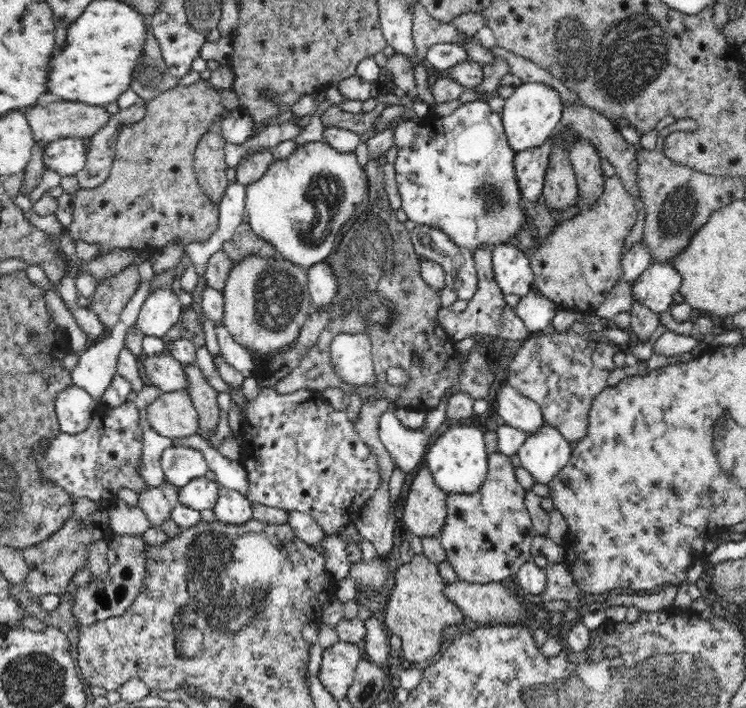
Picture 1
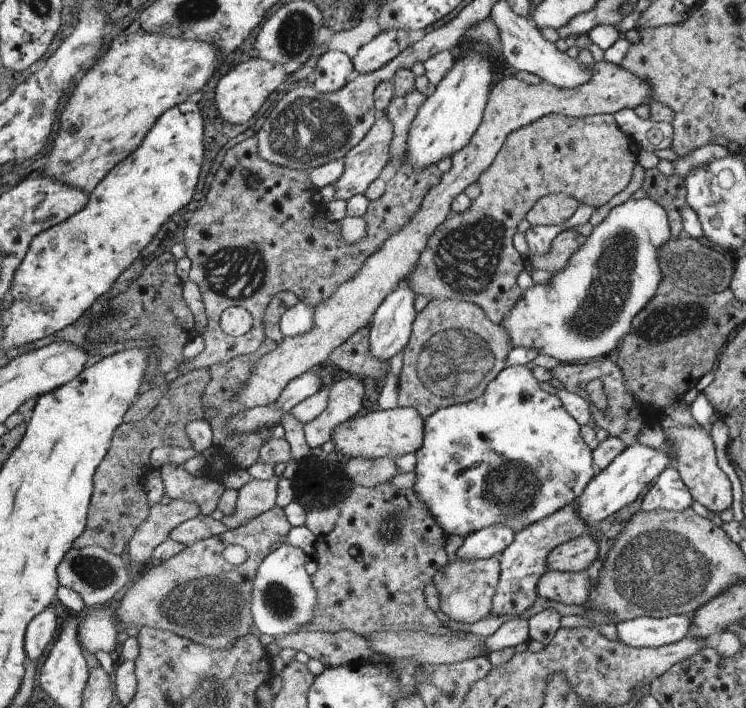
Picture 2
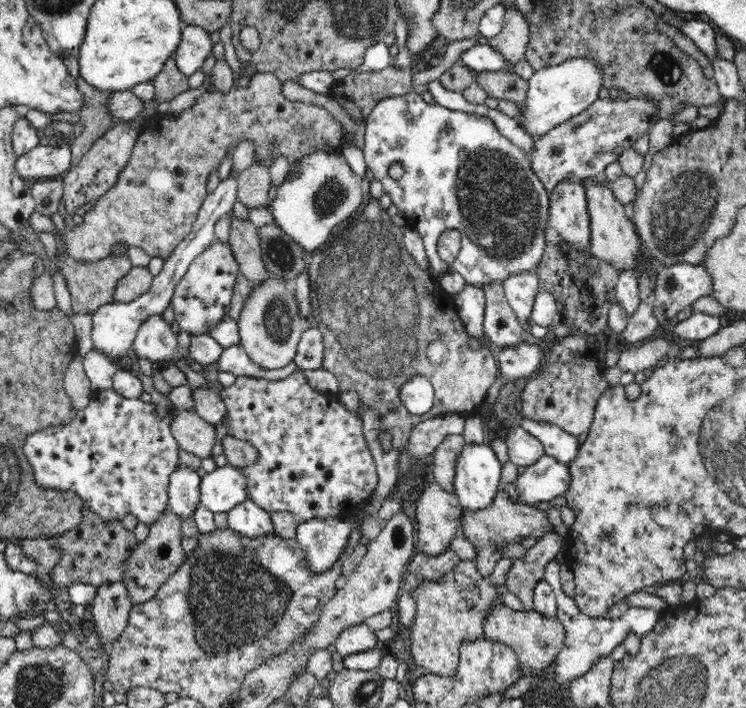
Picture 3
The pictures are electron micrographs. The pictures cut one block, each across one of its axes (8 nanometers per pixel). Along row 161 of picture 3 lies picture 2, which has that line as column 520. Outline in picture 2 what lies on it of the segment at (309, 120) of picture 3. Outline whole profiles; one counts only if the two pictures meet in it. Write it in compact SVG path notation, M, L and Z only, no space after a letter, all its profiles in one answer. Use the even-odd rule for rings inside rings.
M551 114L509 134L495 162L477 180L481 194L471 202L471 208L465 214L449 214L431 234L409 278L415 296L473 302L487 312L491 322L505 324L507 314L523 298L515 280L525 264L511 246L517 224L527 218L539 198L557 192L597 210L627 186L633 168L635 154L611 114L587 118Z

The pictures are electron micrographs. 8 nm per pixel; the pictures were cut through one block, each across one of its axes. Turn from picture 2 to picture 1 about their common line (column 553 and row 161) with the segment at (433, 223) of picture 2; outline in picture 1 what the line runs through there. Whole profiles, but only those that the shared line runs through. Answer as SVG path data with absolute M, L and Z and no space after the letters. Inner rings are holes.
M138 102L118 114L112 114L108 122L92 136L90 152L86 156L86 166L76 174L82 190L98 188L102 182L110 178L114 158L116 158L116 142L120 136L120 128L126 124L134 124L144 120L146 102Z

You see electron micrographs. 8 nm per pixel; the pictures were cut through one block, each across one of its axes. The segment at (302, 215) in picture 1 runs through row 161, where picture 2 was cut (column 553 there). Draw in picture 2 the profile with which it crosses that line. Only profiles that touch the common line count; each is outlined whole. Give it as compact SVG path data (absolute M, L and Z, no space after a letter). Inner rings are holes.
M629 198L625 204L615 206L605 220L591 230L577 254L569 258L567 268L553 274L549 284L525 290L523 298L507 314L507 320L501 326L507 330L513 348L535 348L539 354L549 354L559 362L581 362L597 356L605 358L607 352L631 332L633 318L655 296L655 288L659 284L659 254L655 254L655 250L669 236L667 228L671 226L667 226L667 218L667 210L651 198Z

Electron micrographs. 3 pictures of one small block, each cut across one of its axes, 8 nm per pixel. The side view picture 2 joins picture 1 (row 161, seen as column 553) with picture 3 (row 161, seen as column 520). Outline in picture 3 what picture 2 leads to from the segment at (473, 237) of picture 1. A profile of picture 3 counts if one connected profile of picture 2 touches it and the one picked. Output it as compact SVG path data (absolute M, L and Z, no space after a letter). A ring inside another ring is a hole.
M410 92L410 94L406 94L406 96L386 98L386 100L382 100L382 102L378 102L378 104L374 106L374 110L370 112L370 116L366 118L366 138L364 138L364 140L366 140L366 142L364 142L364 150L362 150L362 152L364 152L364 158L366 158L368 168L372 170L374 178L382 182L384 192L390 194L394 210L406 214L406 216L408 216L408 218L406 218L406 220L408 220L406 224L408 224L410 228L414 228L414 230L422 236L422 242L424 242L426 254L428 254L428 262L430 262L430 266L434 268L434 274L440 274L440 276L442 276L442 274L448 272L448 268L450 268L450 270L462 274L470 286L484 288L484 286L488 286L488 284L504 284L510 276L516 276L516 274L520 274L520 272L534 272L536 268L540 268L540 262L542 262L542 258L544 258L546 244L548 244L544 236L546 236L546 228L548 228L548 222L550 222L550 190L544 188L542 180L540 180L538 174L534 172L532 156L530 156L530 154L524 154L518 146L514 146L508 138L504 138L504 136L498 132L498 128L494 126L492 118L484 118L484 116L478 116L478 114L468 114L468 112L450 110L450 108L444 108L444 106L440 106L440 104L428 104L420 94ZM394 162L402 164L404 170L406 170L400 180L392 180L392 178L388 176L388 168L390 168L390 164L394 164ZM448 228L458 230L460 236L462 236L462 248L460 248L460 254L456 256L456 262L454 262L454 264L446 264L446 262L438 256L438 250L436 250L436 242L438 242L440 234L442 234L444 230L448 230Z

